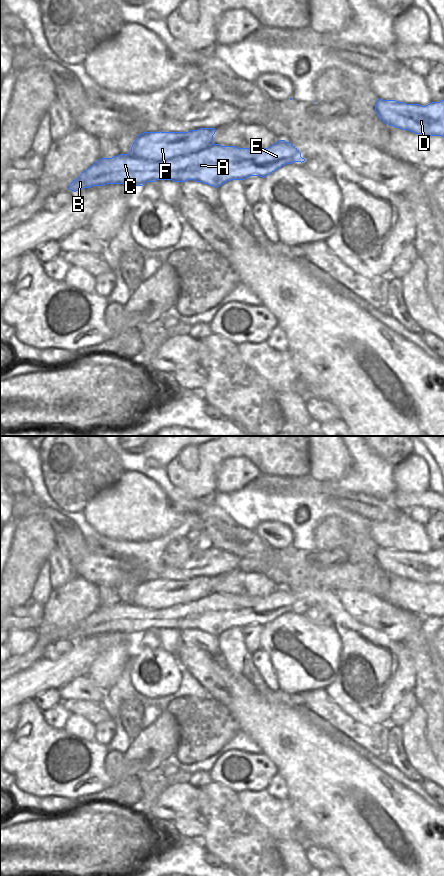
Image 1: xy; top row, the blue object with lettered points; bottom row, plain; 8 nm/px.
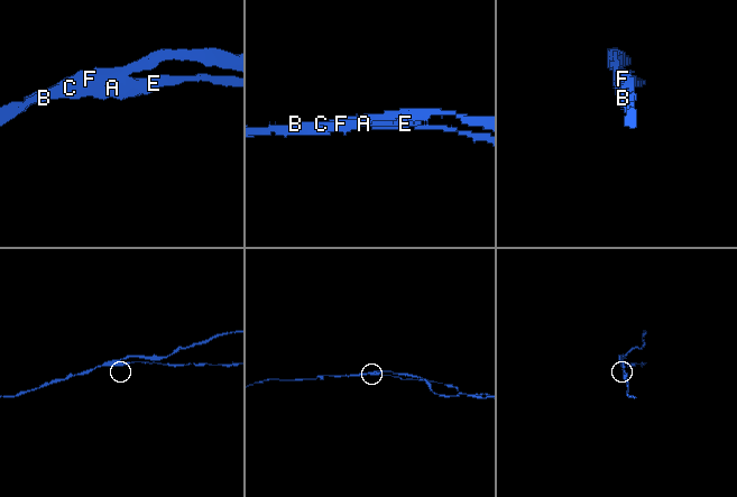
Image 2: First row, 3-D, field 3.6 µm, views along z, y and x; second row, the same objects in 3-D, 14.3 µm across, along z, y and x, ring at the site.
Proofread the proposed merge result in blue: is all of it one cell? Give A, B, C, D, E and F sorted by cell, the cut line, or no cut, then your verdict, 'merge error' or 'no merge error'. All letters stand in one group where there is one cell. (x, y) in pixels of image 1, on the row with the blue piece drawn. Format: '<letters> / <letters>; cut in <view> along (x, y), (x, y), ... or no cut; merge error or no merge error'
A E / B C D F; cut in xy along (213, 144), (181, 155), (181, 168), (168, 179); merge error

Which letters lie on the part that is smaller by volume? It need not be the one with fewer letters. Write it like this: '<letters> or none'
A, E.

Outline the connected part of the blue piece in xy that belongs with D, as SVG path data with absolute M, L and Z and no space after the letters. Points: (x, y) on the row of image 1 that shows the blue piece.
M378 99L375 111L390 126L424 136L444 137L444 100L422 106Z

